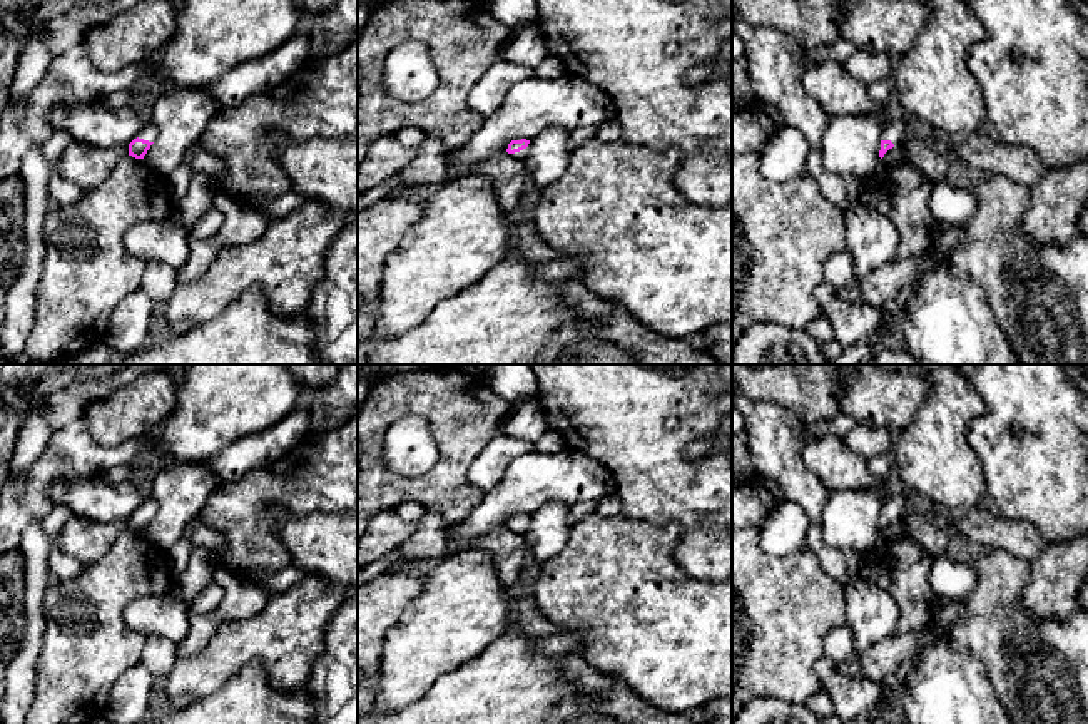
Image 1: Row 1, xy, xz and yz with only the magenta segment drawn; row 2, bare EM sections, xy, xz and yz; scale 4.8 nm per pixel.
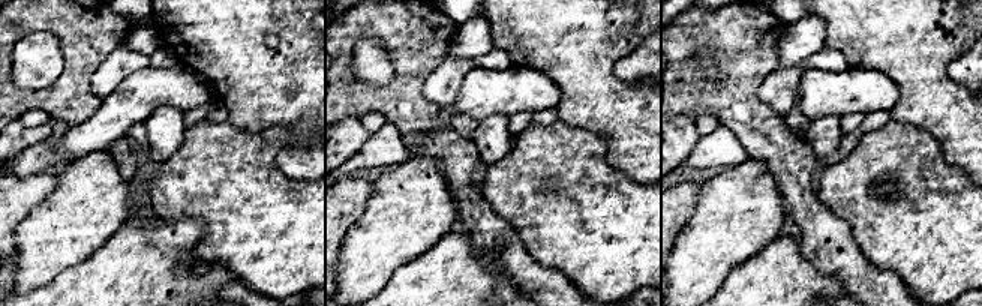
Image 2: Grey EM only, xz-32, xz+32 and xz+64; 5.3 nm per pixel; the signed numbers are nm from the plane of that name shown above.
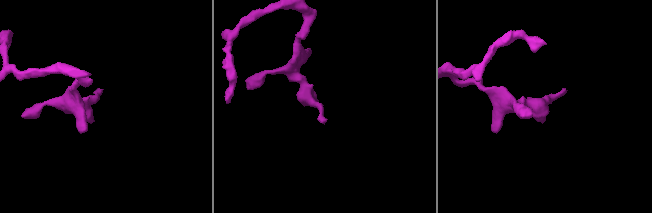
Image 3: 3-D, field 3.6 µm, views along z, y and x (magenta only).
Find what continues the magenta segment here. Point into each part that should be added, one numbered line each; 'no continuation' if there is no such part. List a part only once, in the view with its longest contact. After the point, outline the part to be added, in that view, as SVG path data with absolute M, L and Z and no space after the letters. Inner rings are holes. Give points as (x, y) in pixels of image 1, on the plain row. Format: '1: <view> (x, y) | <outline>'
1: xy (149, 507) | M154 497L142 502L139 513L154 517L159 510L157 500Z

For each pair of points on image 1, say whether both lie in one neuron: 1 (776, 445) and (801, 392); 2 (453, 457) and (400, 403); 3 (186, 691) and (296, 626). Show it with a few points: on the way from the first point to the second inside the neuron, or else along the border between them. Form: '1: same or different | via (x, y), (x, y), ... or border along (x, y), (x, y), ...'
1: different | border along (754, 400), (769, 400), (788, 407), (804, 423)
2: same | via (453, 438), (418, 403)
3: same | via (213, 666), (238, 642), (269, 637)

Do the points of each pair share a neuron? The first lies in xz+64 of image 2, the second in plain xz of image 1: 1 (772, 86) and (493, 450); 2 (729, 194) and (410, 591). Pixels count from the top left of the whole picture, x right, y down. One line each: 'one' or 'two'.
1: one
2: two

